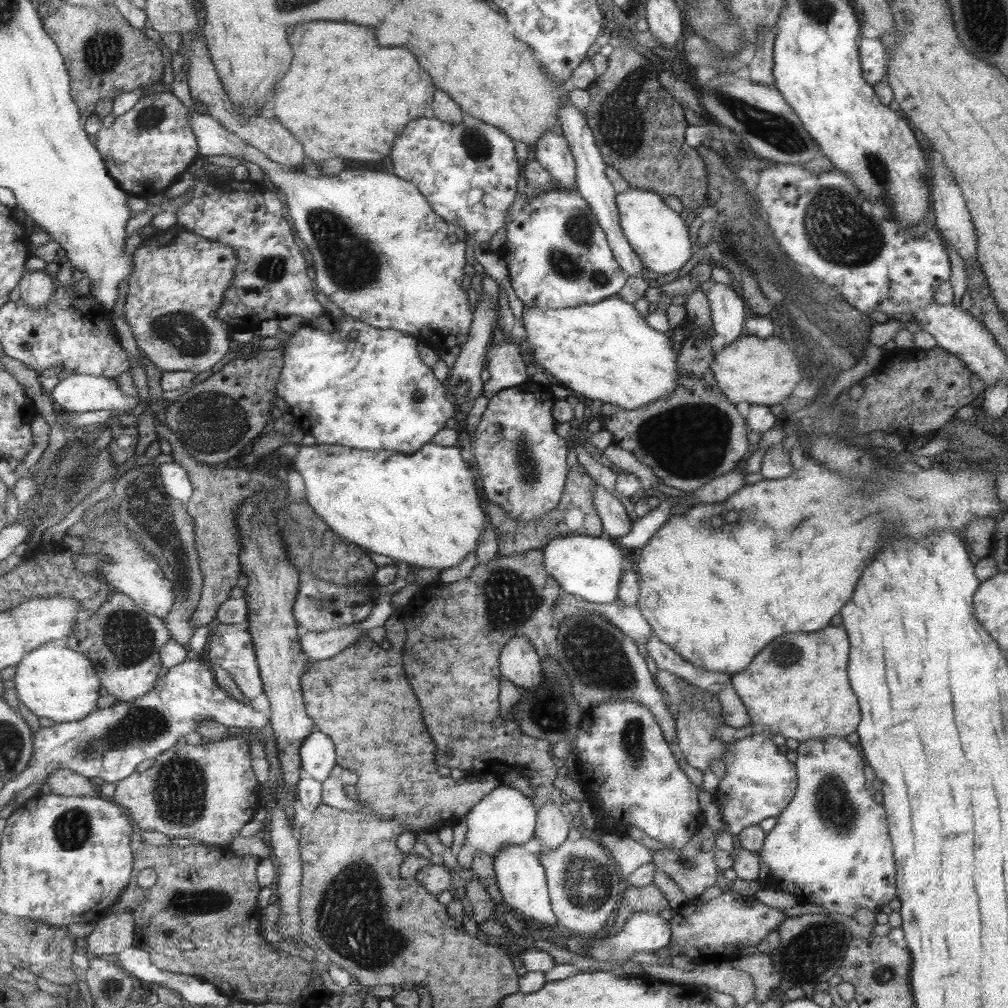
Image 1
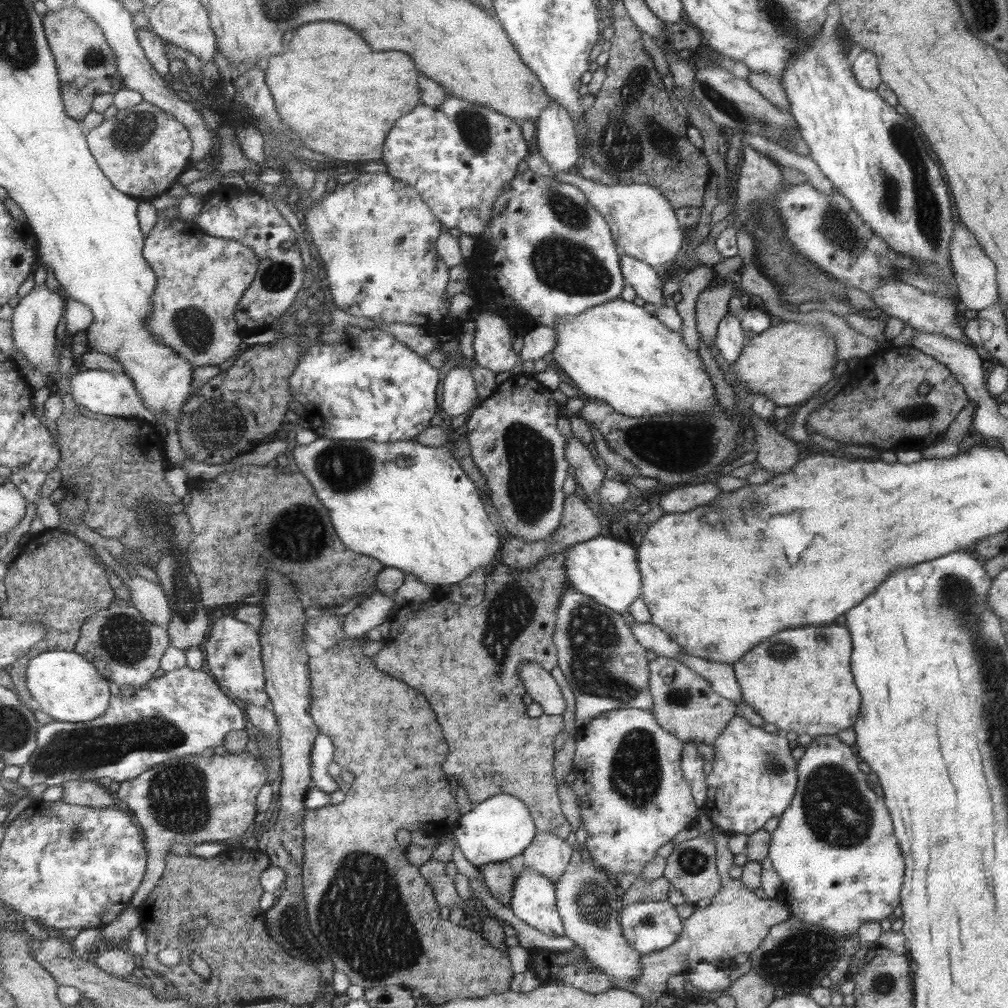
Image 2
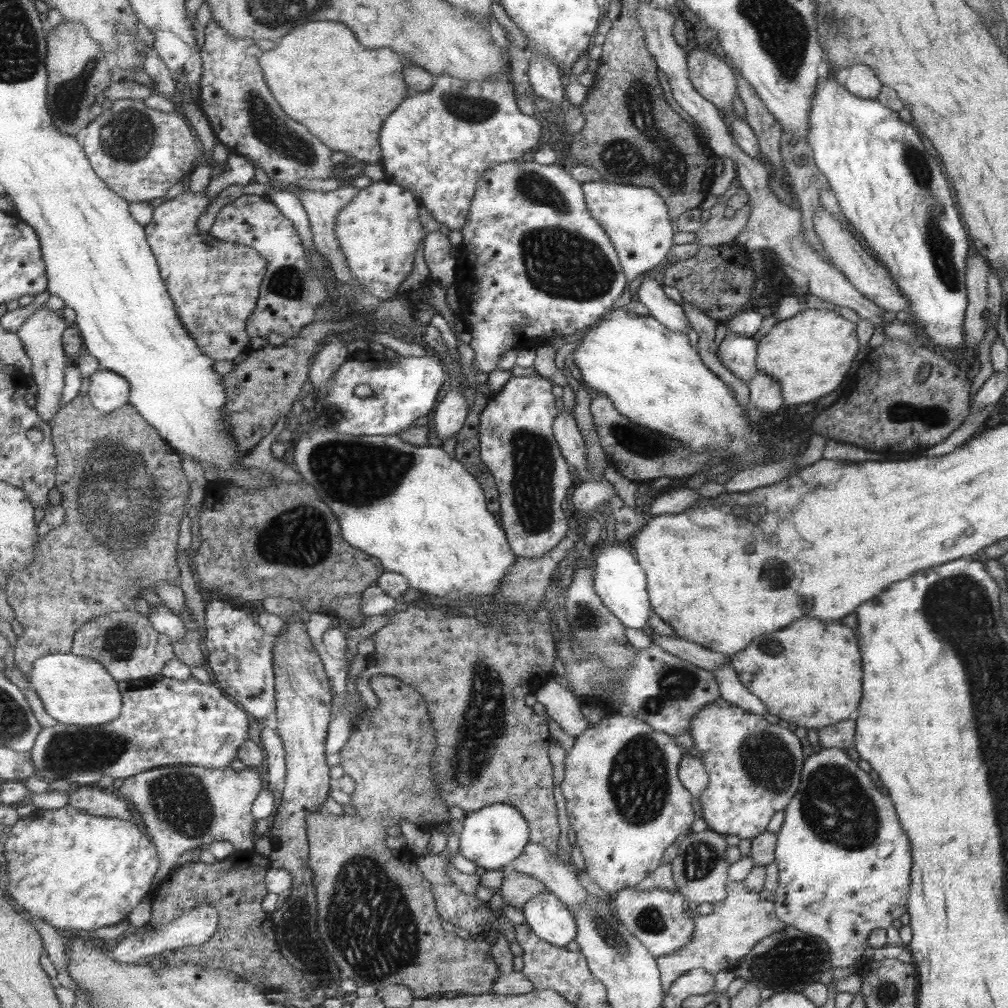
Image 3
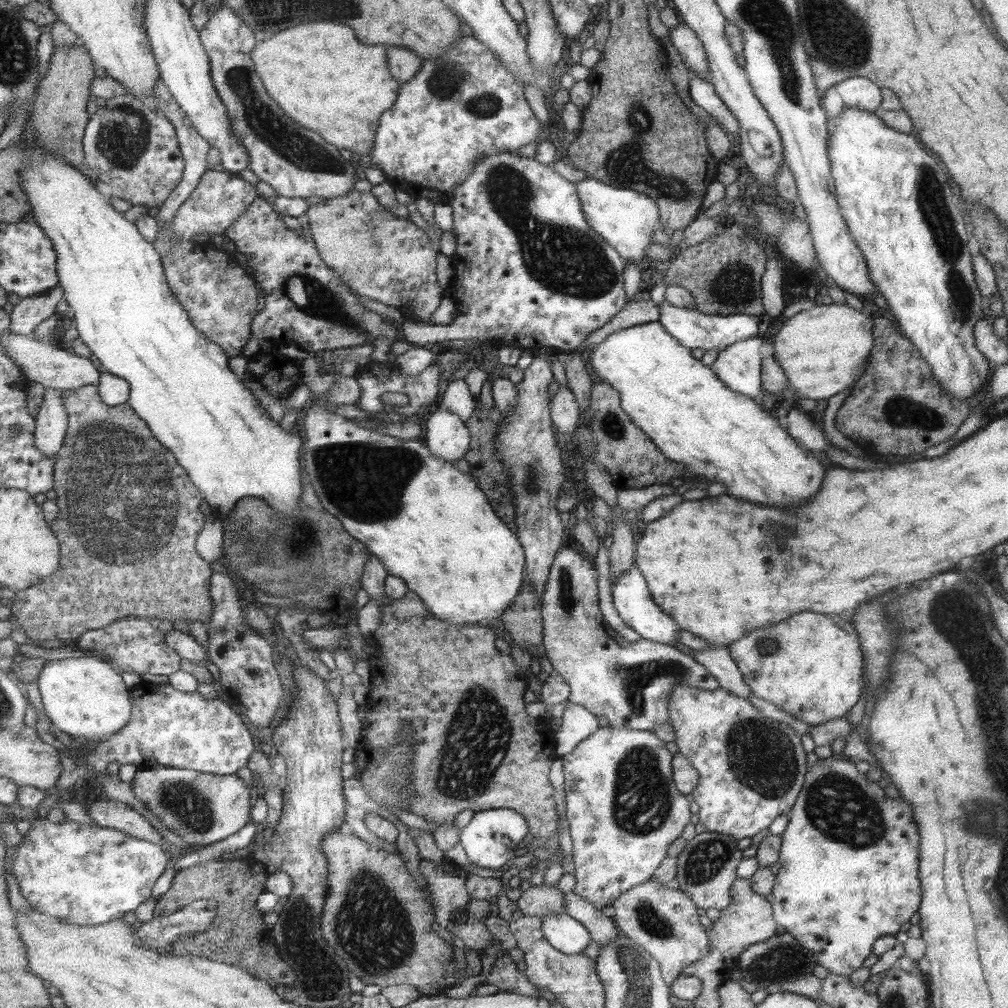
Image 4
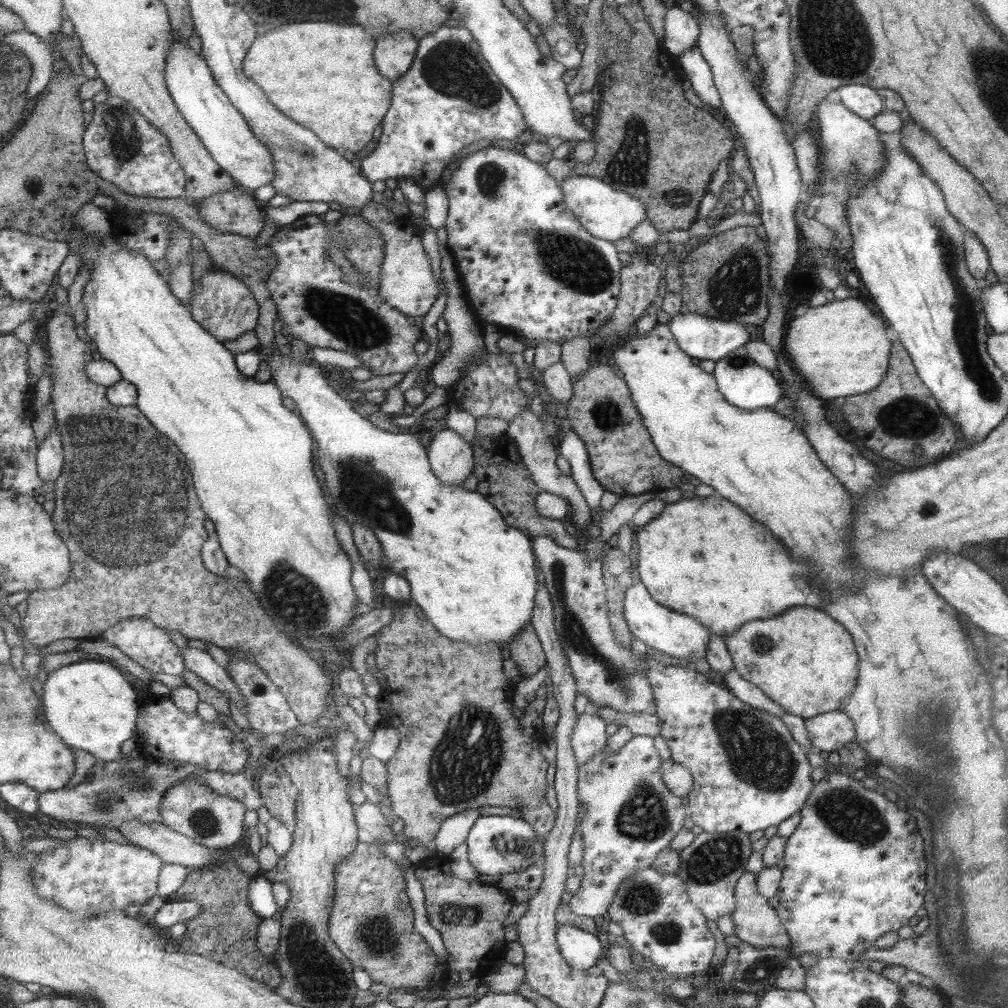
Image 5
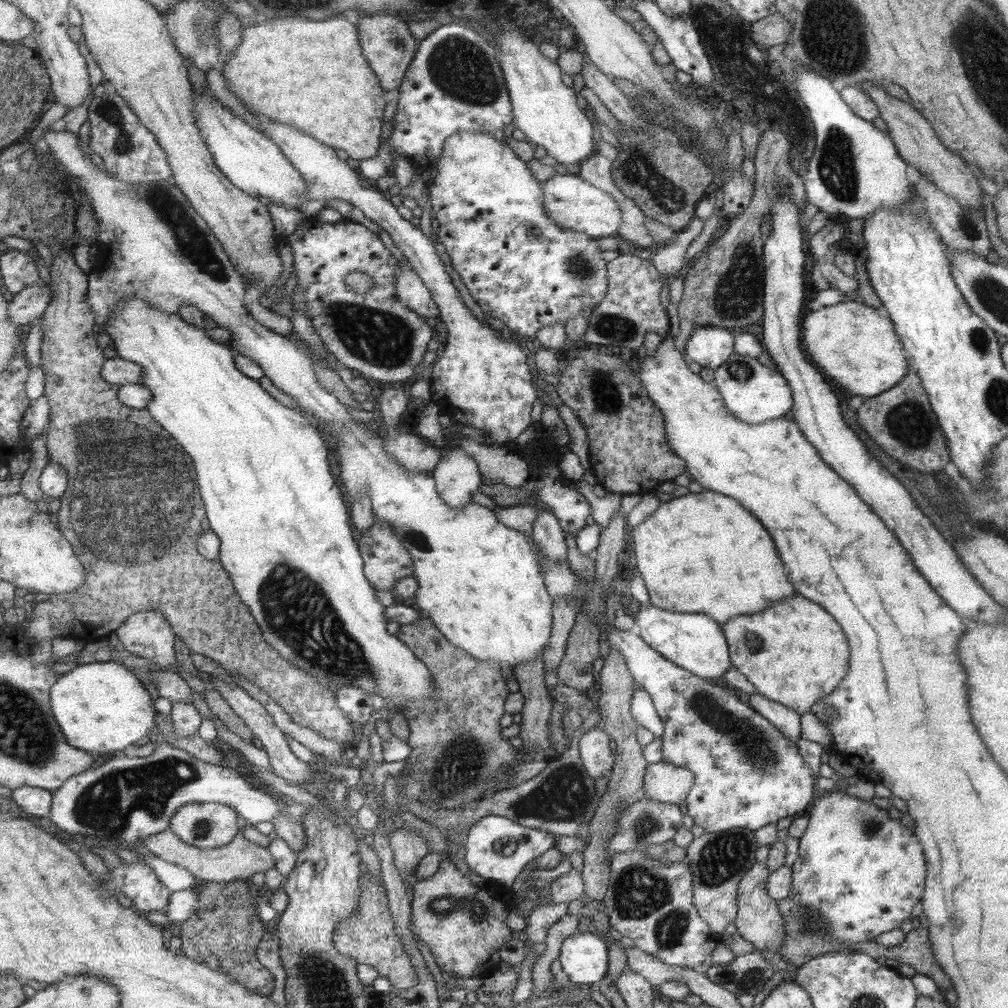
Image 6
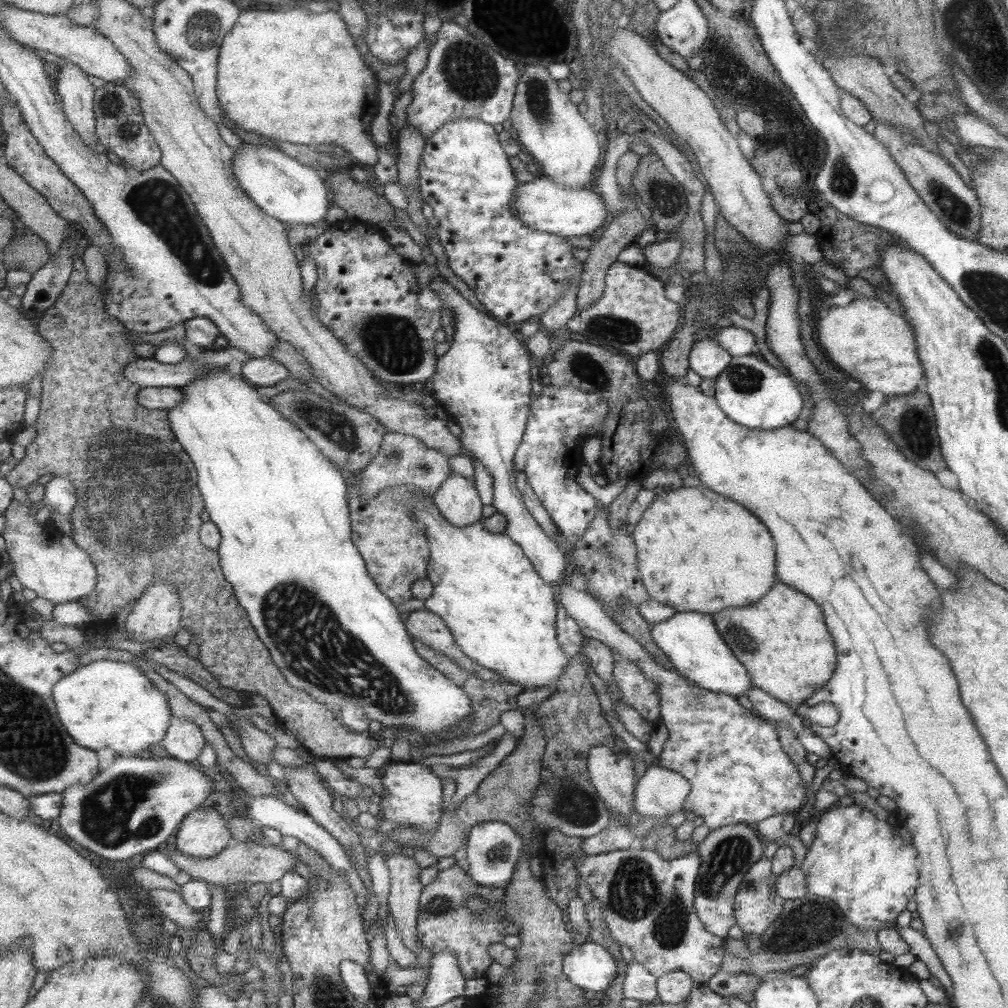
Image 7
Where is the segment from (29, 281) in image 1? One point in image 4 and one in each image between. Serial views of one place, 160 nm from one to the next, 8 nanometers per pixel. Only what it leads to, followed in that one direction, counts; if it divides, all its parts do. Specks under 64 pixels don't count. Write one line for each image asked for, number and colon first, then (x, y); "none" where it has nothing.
2: (37, 316)
3: (42, 334)
4: (52, 418)

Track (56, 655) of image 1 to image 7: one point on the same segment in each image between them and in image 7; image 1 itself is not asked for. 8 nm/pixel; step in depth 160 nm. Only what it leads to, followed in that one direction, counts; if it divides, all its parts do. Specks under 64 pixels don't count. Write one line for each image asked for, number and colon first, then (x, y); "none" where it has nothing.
2: (68, 687)
3: (75, 690)
4: (85, 697)
5: (92, 707)
6: (100, 705)
7: (107, 704)

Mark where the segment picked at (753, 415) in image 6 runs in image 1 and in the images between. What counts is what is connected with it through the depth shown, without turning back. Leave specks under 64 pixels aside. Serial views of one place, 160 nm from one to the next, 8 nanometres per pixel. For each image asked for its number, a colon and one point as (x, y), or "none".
1: (726, 310)
2: (729, 339)
3: (737, 353)
4: (738, 365)
5: (742, 382)

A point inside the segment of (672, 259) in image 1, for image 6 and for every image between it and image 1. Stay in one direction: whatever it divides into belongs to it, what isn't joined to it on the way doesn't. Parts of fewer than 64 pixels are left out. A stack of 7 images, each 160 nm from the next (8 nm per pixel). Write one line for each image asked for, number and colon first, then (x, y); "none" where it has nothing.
2: (643, 225)
3: (635, 219)
4: (626, 219)
5: (605, 213)
6: (572, 203)

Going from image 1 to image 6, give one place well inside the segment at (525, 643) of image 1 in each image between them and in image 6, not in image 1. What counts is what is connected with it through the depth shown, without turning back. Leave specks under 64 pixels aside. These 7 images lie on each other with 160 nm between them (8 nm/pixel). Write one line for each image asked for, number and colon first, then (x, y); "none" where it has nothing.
2: (539, 685)
3: (560, 705)
4: (577, 723)
5: (588, 738)
6: (596, 757)

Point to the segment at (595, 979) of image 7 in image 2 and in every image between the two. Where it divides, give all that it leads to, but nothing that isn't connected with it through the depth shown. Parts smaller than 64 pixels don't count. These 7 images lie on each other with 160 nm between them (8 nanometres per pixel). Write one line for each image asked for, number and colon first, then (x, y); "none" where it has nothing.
2: (532, 900)
3: (549, 919)
4: (567, 935)
5: (580, 950)
6: (583, 957)

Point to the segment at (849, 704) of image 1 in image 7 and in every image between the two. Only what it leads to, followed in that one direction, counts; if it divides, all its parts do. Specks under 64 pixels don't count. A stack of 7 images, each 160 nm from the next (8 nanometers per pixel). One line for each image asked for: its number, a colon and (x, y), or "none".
2: (800, 681)
3: (809, 675)
4: (810, 666)
5: (802, 660)
6: (795, 654)
7: (788, 653)

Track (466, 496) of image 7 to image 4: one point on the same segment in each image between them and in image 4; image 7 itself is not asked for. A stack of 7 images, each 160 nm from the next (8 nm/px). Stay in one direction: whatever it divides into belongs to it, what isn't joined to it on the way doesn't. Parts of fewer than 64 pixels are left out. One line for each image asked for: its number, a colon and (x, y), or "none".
4: (447, 435)
5: (453, 460)
6: (457, 474)

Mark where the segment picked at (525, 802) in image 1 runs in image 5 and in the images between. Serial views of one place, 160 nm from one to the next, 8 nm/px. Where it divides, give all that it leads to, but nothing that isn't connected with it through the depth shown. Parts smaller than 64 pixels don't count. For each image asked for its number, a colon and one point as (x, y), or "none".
2: (499, 829)
3: (491, 837)
4: (478, 838)
5: (483, 856)

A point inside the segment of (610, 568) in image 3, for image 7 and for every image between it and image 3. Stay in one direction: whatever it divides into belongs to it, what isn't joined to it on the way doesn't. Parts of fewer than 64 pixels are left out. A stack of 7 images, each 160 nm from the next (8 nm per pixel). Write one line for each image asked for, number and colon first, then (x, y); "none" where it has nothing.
4: (632, 600)
5: (679, 635)
6: (694, 642)
7: (691, 642)

